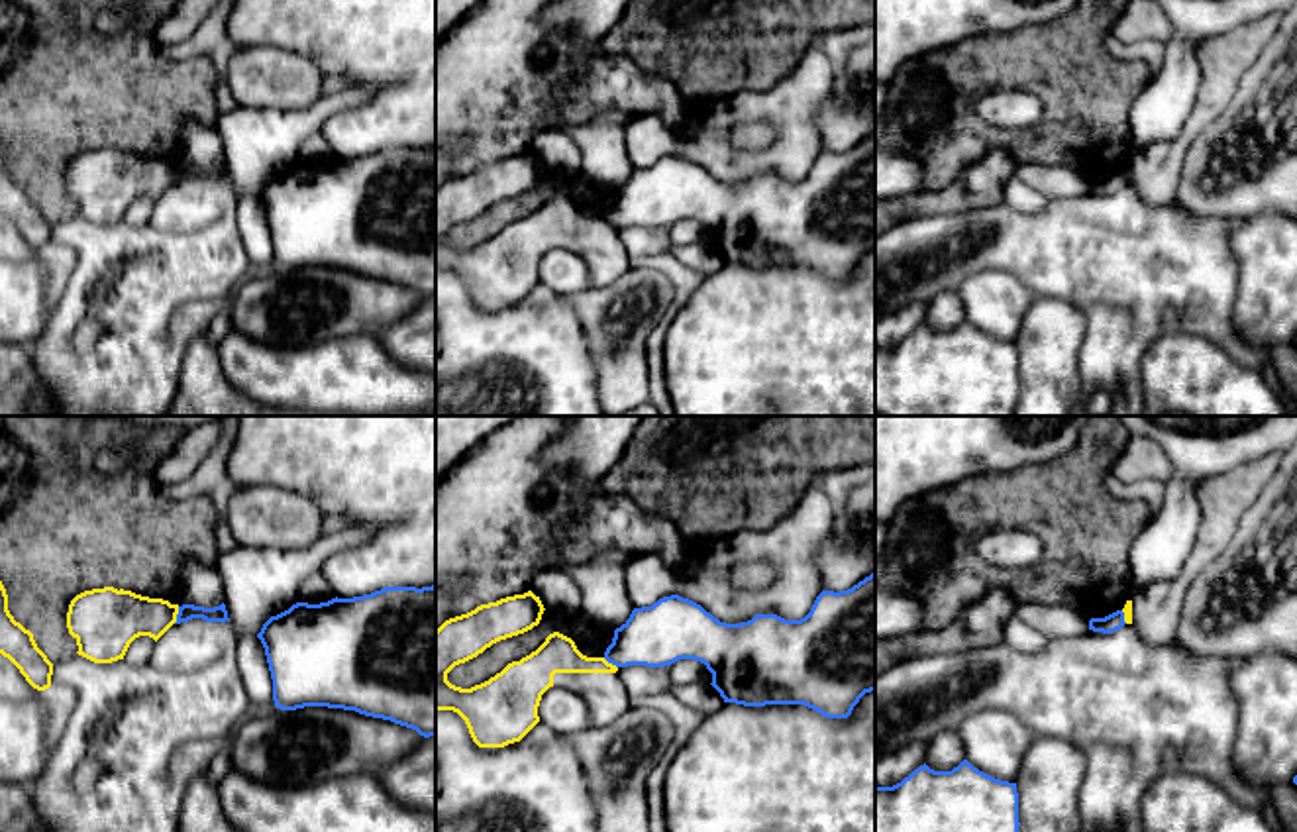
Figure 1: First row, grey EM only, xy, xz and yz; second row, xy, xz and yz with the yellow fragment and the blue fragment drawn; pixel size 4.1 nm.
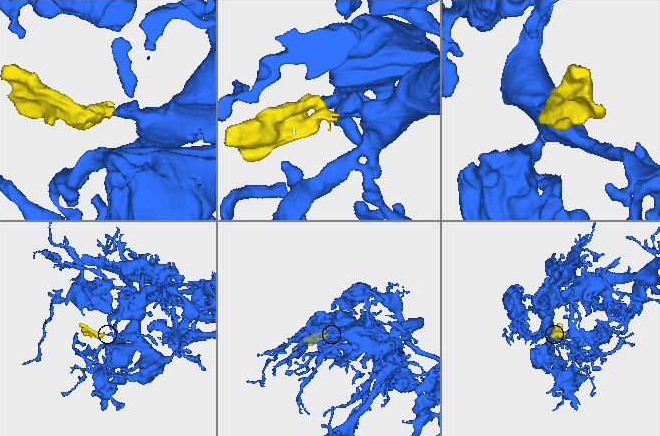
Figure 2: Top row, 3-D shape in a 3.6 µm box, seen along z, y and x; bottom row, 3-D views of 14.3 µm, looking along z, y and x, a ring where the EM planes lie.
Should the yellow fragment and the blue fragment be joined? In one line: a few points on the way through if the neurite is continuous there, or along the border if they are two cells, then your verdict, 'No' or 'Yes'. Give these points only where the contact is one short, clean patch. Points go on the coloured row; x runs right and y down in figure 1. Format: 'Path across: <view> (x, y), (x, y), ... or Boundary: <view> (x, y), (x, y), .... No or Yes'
Boundary: xy (179, 607), (173, 623). No

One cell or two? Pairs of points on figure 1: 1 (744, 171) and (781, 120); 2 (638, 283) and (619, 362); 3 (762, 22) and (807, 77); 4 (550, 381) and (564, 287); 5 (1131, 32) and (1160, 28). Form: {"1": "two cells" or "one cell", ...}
{"1": "one cell", "2": "one cell", "3": "two cells", "4": "two cells", "5": "one cell"}

